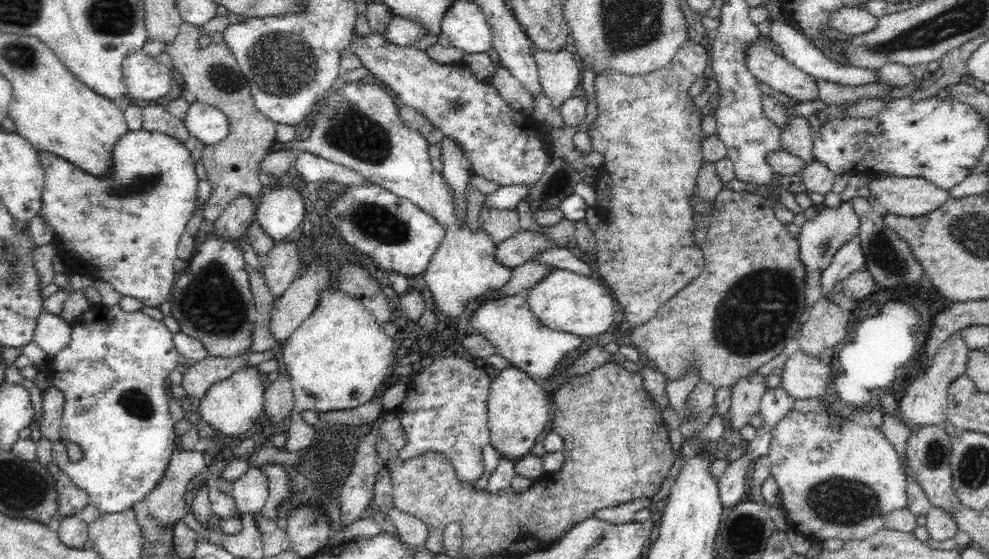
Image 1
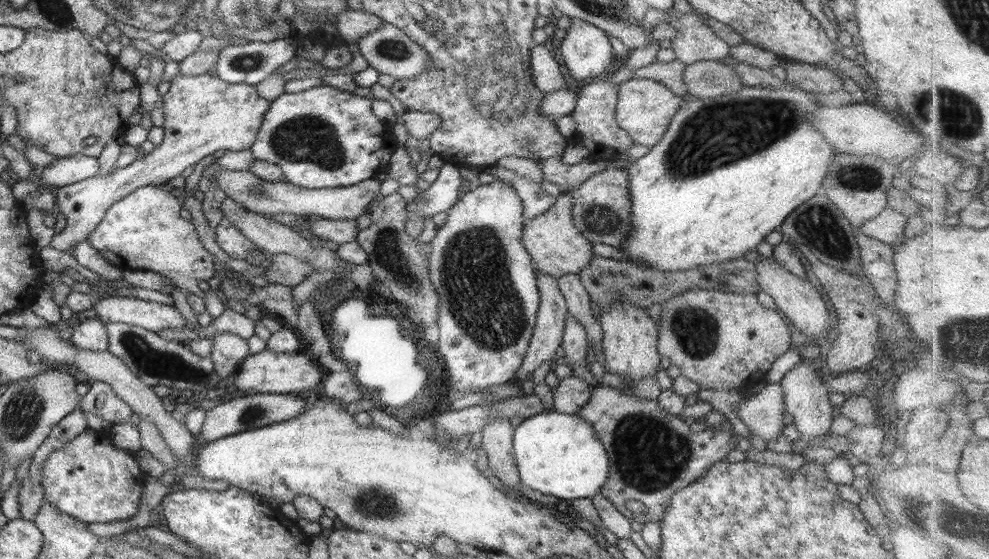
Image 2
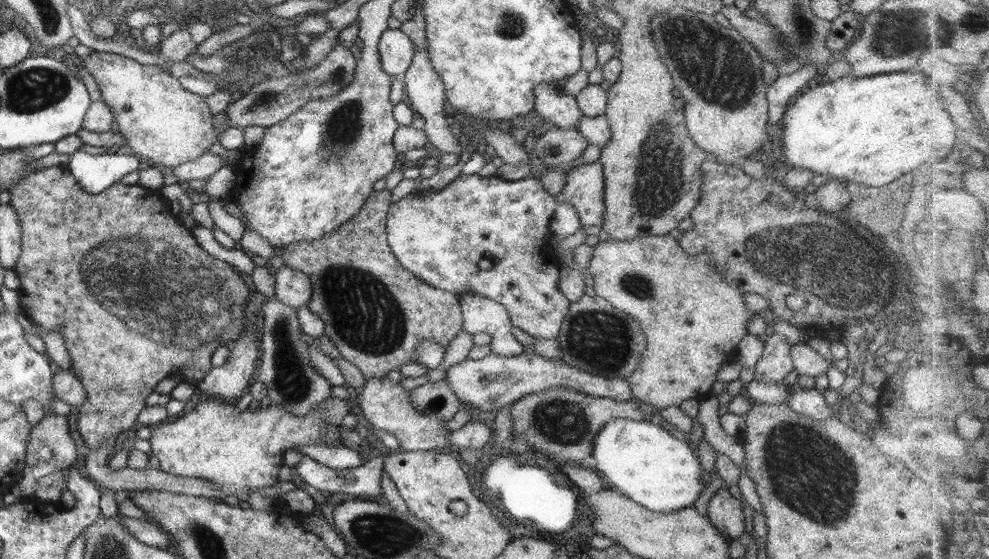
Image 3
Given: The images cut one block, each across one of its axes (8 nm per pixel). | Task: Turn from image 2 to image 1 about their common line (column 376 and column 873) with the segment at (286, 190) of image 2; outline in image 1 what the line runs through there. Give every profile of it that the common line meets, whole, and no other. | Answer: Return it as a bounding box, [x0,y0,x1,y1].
[865,177,949,217]

